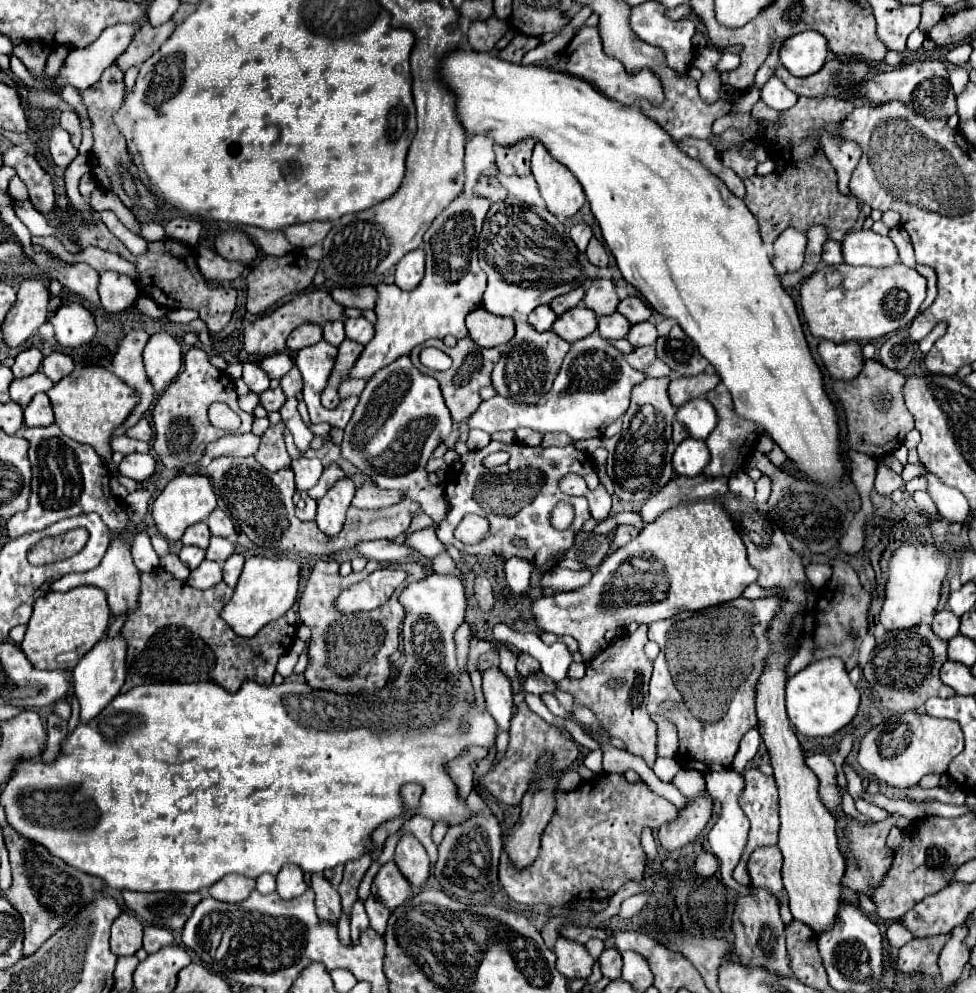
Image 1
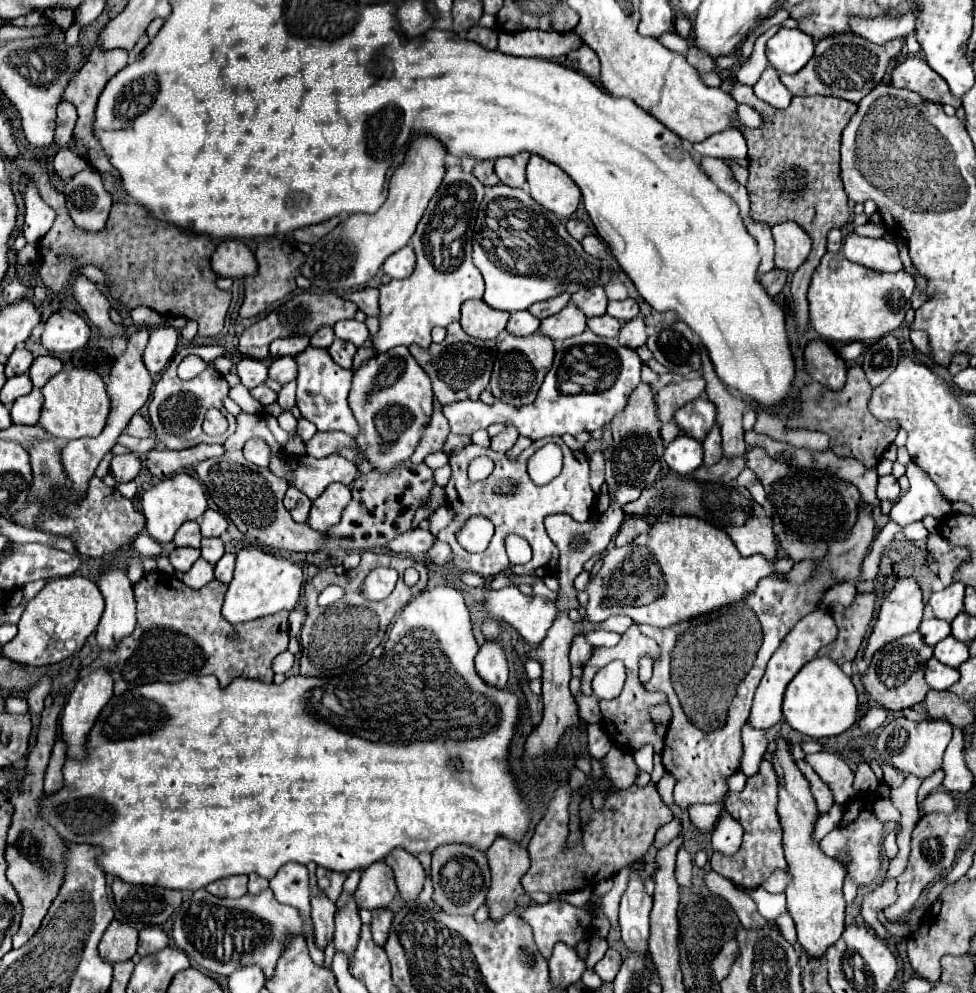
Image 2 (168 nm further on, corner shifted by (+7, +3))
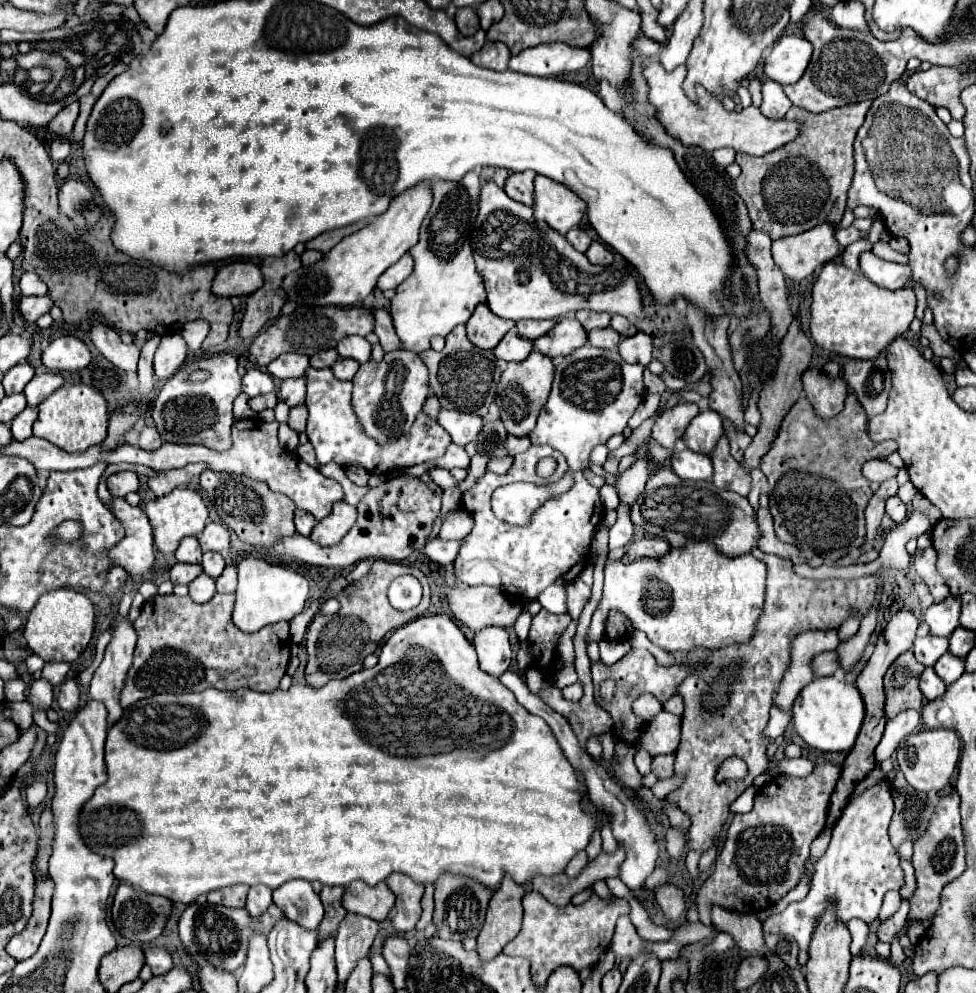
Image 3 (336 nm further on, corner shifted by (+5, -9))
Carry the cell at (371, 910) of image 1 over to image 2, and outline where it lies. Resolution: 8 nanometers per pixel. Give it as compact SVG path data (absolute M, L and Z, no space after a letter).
M378 908L372 912L372 936L374 942L378 942L378 946L384 946L390 934L390 926L392 926L392 912Z

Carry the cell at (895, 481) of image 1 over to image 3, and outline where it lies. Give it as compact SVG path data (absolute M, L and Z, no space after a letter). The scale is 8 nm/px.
M892 496L892 498L886 500L886 512L890 514L890 518L894 522L902 522L906 518L906 514L908 514L906 512L906 504L898 496Z

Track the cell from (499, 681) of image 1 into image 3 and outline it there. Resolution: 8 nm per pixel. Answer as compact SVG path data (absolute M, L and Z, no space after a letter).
M484 628L476 632L474 636L474 646L478 652L480 668L486 674L492 674L494 678L500 678L510 666L512 660L512 650L508 642L508 632L504 628Z

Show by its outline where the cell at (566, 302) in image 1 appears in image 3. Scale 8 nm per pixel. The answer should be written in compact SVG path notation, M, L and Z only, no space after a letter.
M528 320L528 322L518 322L516 328L518 328L518 332L520 332L522 336L534 340L534 338L546 334L550 328L554 328L556 322L558 322L558 320Z

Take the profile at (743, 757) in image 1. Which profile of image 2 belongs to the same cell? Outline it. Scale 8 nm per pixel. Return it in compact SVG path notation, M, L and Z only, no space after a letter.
M818 608L814 612L810 612L808 616L804 616L788 634L786 638L782 640L780 648L774 652L774 656L770 658L768 666L766 666L766 674L756 690L756 696L754 696L754 706L752 706L752 712L750 712L750 718L748 722L754 726L754 728L772 728L774 724L778 724L782 720L782 700L784 700L784 690L788 686L788 682L800 672L800 668L810 662L818 650L822 646L828 646L830 642L834 642L838 630L836 630L836 624L834 624L834 618L830 614L828 608Z

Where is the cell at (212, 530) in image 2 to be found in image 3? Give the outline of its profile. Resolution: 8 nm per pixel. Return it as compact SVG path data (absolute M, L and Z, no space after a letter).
M210 522L202 534L198 536L200 540L200 546L202 550L210 550L210 552L222 552L230 546L230 532L222 526L222 524L216 524L216 522Z

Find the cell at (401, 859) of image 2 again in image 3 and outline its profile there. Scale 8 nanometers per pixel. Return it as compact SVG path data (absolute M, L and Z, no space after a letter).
M390 874L386 878L386 884L396 896L396 906L394 906L396 910L392 916L394 928L400 932L414 930L422 912L420 898L424 894L424 886L412 882L412 878L408 878L406 874Z

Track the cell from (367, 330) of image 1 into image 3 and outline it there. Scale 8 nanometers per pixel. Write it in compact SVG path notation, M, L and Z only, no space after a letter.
M348 336L348 338L342 338L336 346L338 354L342 358L352 358L360 364L368 362L370 360L370 352L372 352L372 346L366 338L360 338L360 336Z

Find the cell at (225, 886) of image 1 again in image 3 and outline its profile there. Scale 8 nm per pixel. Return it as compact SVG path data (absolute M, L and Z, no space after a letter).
M228 886L228 888L220 888L208 894L208 902L212 904L220 904L226 908L242 908L246 902L246 894L248 894L248 886Z

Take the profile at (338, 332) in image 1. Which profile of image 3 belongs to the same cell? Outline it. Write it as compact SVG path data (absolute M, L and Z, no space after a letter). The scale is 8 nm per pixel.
M322 350L310 358L310 366L312 368L330 368L336 362L336 358L338 358L336 350Z

